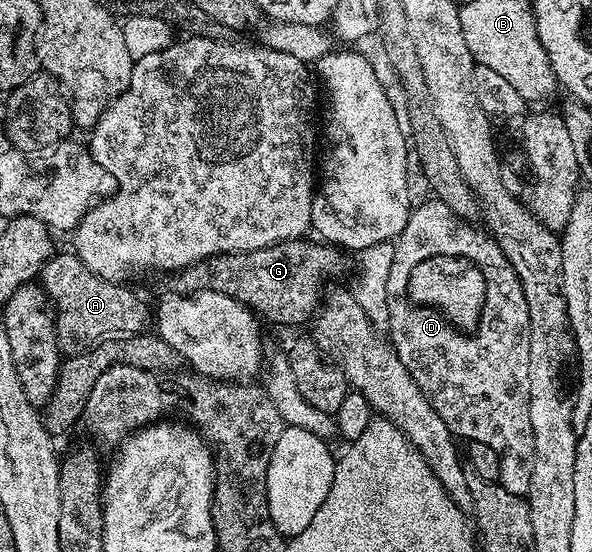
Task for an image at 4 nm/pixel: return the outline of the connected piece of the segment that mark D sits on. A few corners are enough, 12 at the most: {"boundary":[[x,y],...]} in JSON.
{"boundary":[[436,197],[387,273],[387,338],[528,496],[527,297]]}

